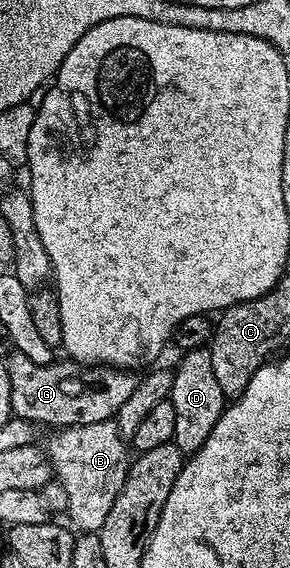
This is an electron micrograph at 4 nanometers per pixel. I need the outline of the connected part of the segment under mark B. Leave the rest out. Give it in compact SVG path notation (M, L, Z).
M106 419L93 425L64 427L52 435L55 436L45 446L45 454L54 478L65 487L69 497L66 518L71 518L70 526L76 532L97 533L105 525L105 517L109 517L109 509L113 509L113 501L117 501L127 480L129 447L119 433L118 422Z

